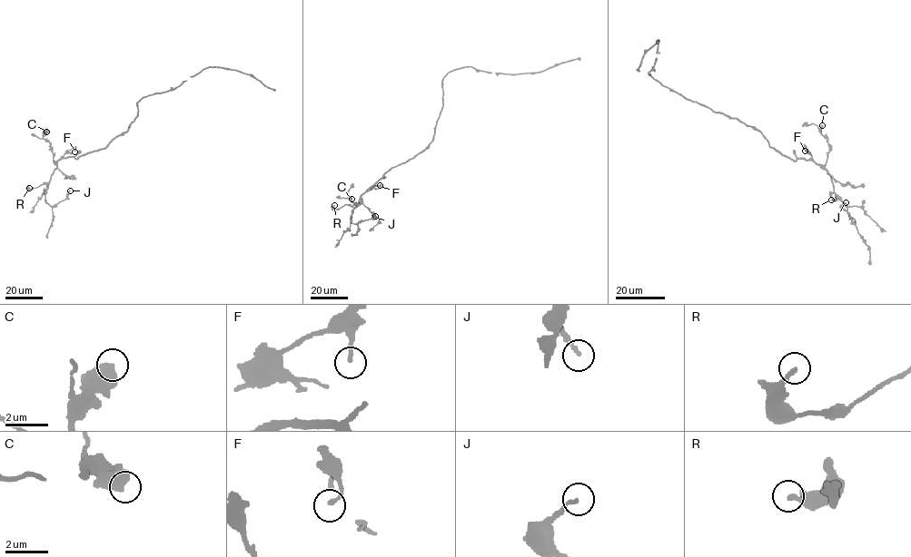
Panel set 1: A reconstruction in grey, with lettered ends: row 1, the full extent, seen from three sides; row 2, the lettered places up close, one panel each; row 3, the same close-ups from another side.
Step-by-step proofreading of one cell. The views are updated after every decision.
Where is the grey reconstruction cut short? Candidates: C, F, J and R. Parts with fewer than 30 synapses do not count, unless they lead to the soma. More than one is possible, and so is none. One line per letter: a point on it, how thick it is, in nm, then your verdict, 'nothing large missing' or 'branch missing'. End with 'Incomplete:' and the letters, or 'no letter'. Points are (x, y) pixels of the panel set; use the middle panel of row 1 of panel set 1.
C: place (351, 199); calibre 650 nm; nothing large missing
F: place (380, 185); calibre 180 nm; nothing large missing
J: place (375, 216); calibre 170 nm; nothing large missing
R: place (334, 205); calibre 200 nm; nothing large missing
Incomplete: no letter

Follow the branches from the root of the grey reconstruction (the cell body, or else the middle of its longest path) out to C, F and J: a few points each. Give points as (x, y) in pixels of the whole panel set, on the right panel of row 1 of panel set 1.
C: (723, 114), (755, 127), (781, 154), (794, 161), (813, 160), (823, 166), (829, 145), (820, 132), (822, 125)
F: (723, 114), (755, 127), (771, 147), (791, 159), (809, 160), (812, 156), (806, 147), (805, 151)
J: (723, 114), (755, 127), (781, 154), (794, 161), (813, 160), (823, 166), (855, 223), (842, 207), (846, 202)

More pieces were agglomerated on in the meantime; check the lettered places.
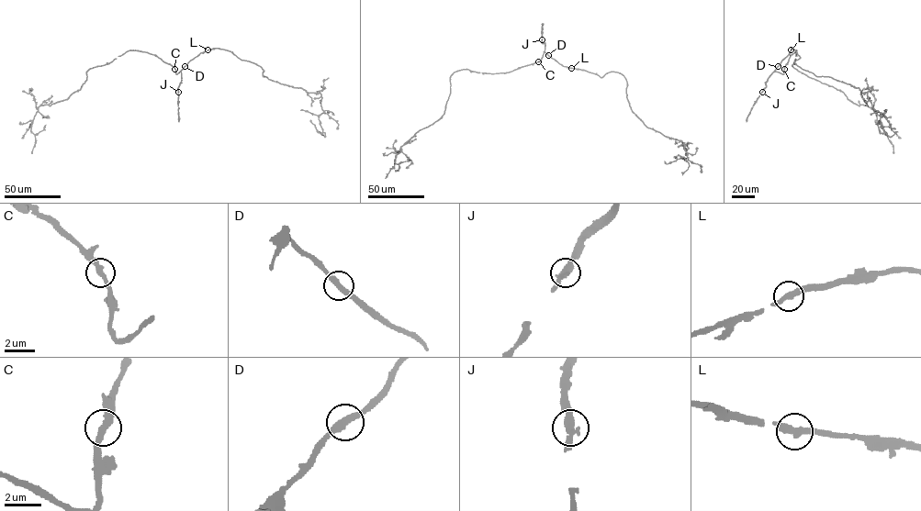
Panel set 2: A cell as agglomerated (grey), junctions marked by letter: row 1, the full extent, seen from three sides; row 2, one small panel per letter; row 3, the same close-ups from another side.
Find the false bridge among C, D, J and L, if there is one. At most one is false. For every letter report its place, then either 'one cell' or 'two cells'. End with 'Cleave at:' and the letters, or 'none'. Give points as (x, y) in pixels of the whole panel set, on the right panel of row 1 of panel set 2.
C: (784, 69) | one cell
D: (778, 66) | one cell
J: (762, 92) | one cell
L: (791, 49) | one cell
Cleave at: none

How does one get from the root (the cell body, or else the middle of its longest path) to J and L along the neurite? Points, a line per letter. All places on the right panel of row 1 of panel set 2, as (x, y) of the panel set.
J: (775, 71), (768, 79), (762, 92)
L: (775, 71), (791, 49)

